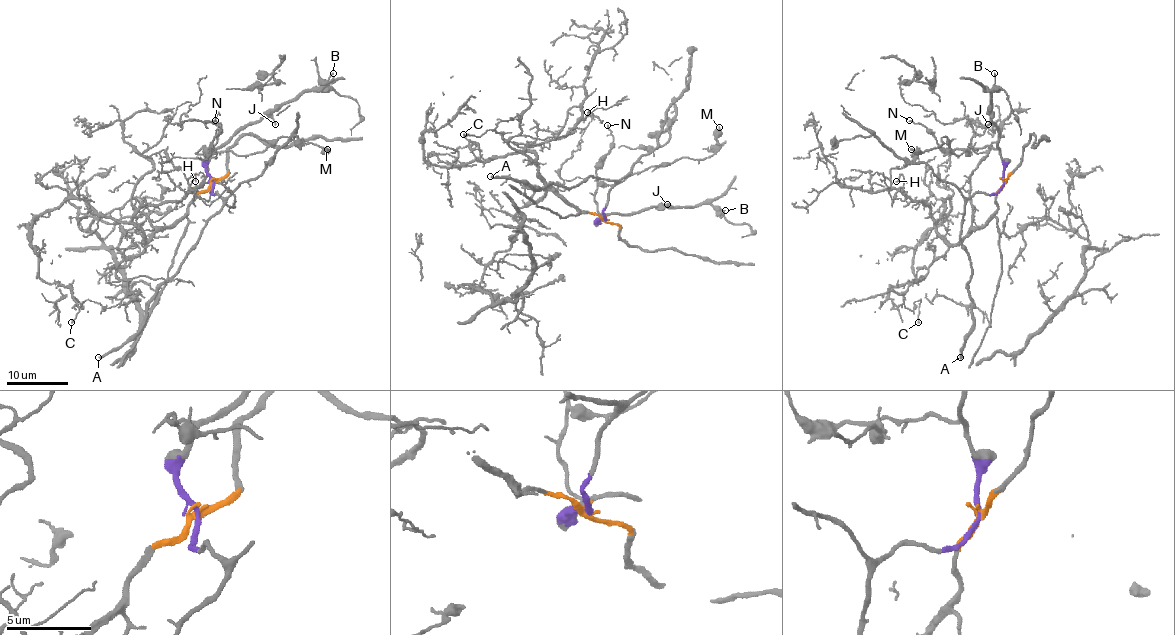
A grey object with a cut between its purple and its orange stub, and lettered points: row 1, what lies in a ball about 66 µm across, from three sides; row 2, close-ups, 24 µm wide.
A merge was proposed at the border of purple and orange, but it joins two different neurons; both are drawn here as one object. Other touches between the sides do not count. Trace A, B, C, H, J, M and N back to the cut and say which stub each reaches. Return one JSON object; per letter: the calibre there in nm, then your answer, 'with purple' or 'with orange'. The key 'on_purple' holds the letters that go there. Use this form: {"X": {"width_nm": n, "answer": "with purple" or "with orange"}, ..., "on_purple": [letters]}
{"A": {"width_nm": 320, "answer": "with purple"}, "B": {"width_nm": 100, "answer": "with purple"}, "C": {"width_nm": 130, "answer": "with orange"}, "H": {"width_nm": 110, "answer": "with orange"}, "J": {"width_nm": 110, "answer": "with purple"}, "M": {"width_nm": 360, "answer": "with purple"}, "N": {"width_nm": 130, "answer": "with purple"}, "on_purple": ["A", "B", "J", "M", "N"]}

